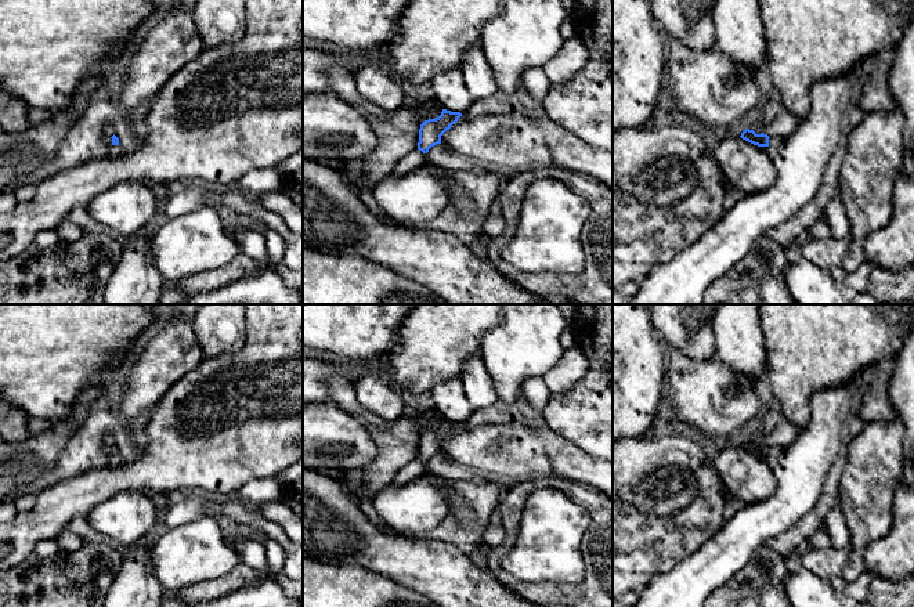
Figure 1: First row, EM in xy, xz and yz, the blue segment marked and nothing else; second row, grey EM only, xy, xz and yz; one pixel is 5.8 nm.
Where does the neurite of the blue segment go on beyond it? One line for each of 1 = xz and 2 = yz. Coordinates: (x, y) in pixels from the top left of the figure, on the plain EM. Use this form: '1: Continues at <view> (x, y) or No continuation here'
1: Continues at xz (416, 468)
2: Continues at yz (775, 451)

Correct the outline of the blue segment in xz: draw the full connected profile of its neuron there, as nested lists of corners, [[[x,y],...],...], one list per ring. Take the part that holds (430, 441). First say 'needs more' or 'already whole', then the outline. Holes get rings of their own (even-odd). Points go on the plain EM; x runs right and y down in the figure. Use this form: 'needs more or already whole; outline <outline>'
needs more; outline [[[442,419],[438,427],[425,430],[419,438],[418,458],[395,474],[391,485],[405,485],[408,481],[425,474],[429,459],[437,454],[441,454],[441,445],[449,440],[460,426],[460,422]]]

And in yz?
needs more; outline [[[745,438],[740,447],[758,456],[776,458],[776,456],[780,456],[784,451],[783,447],[778,447],[778,445],[769,447],[767,444],[763,444],[763,442],[756,444],[754,440],[749,440],[749,438]]]

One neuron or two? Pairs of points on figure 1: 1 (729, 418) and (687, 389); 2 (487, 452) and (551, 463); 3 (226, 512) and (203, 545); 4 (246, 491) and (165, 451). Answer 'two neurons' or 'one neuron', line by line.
1: one neuron
2: one neuron
3: two neurons
4: two neurons

